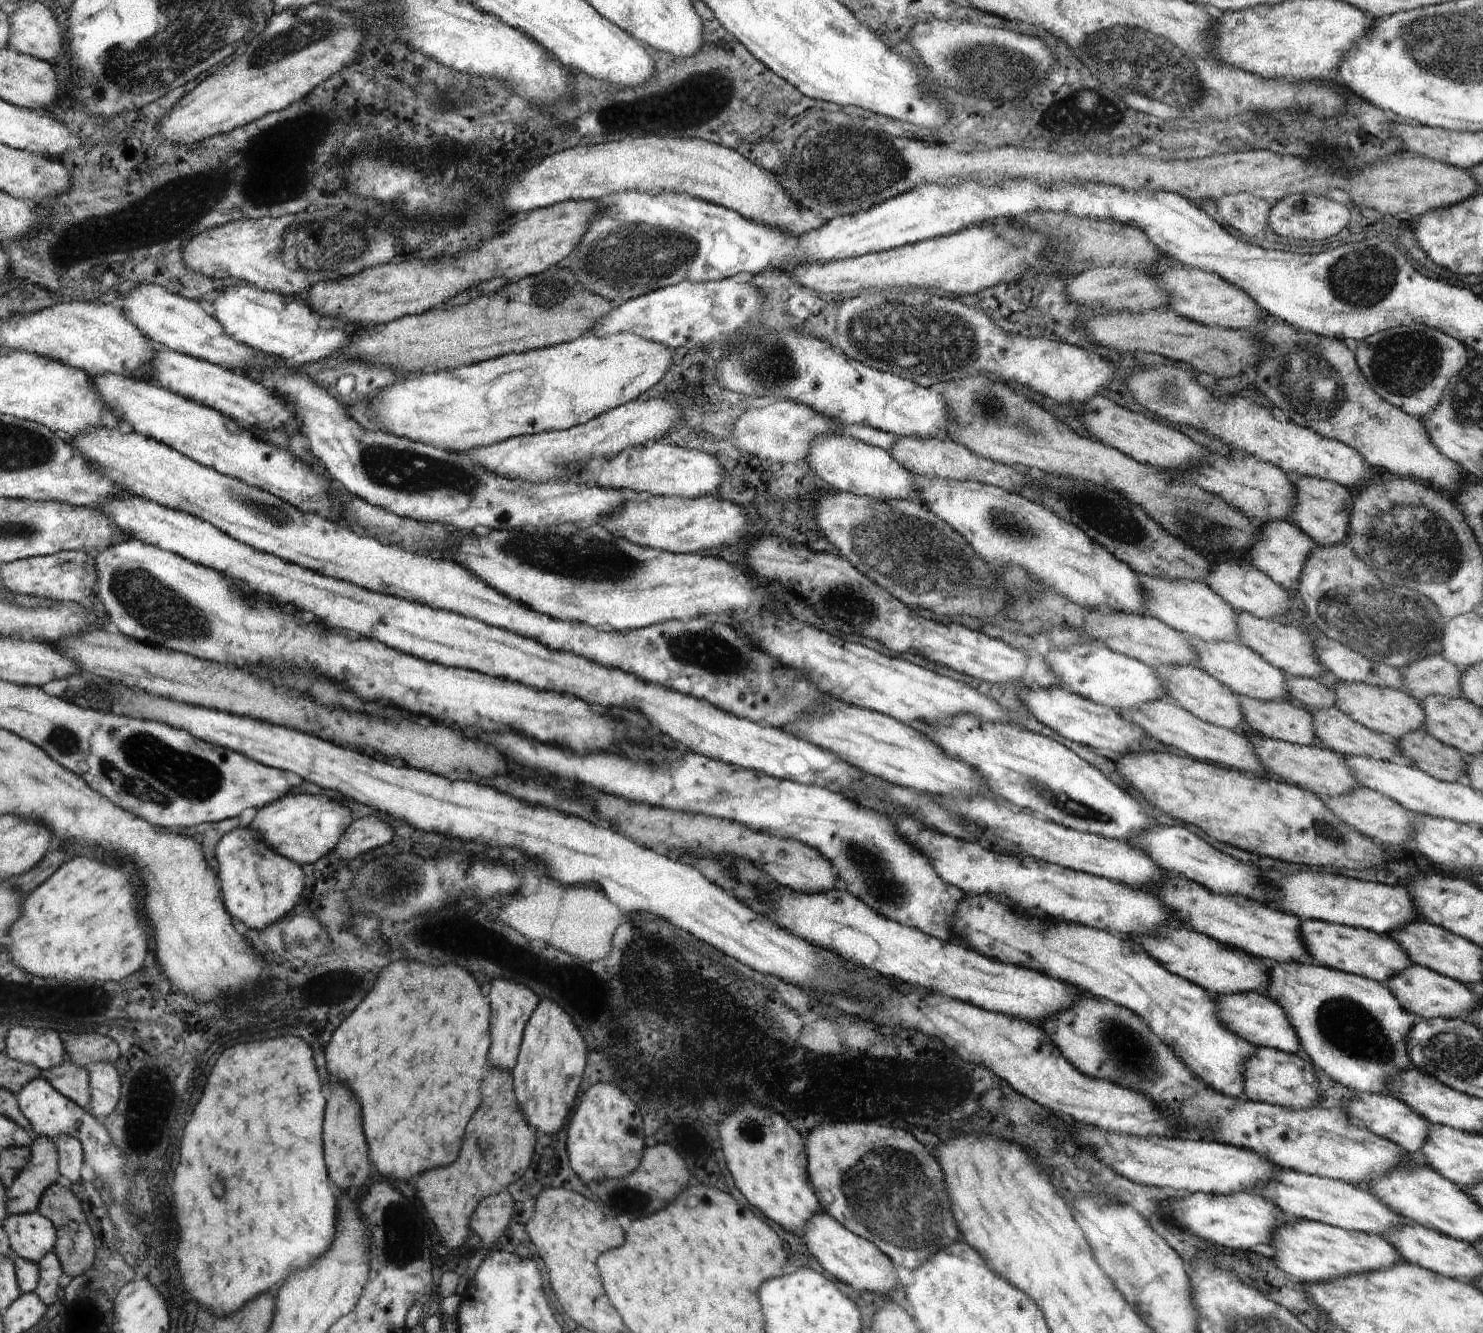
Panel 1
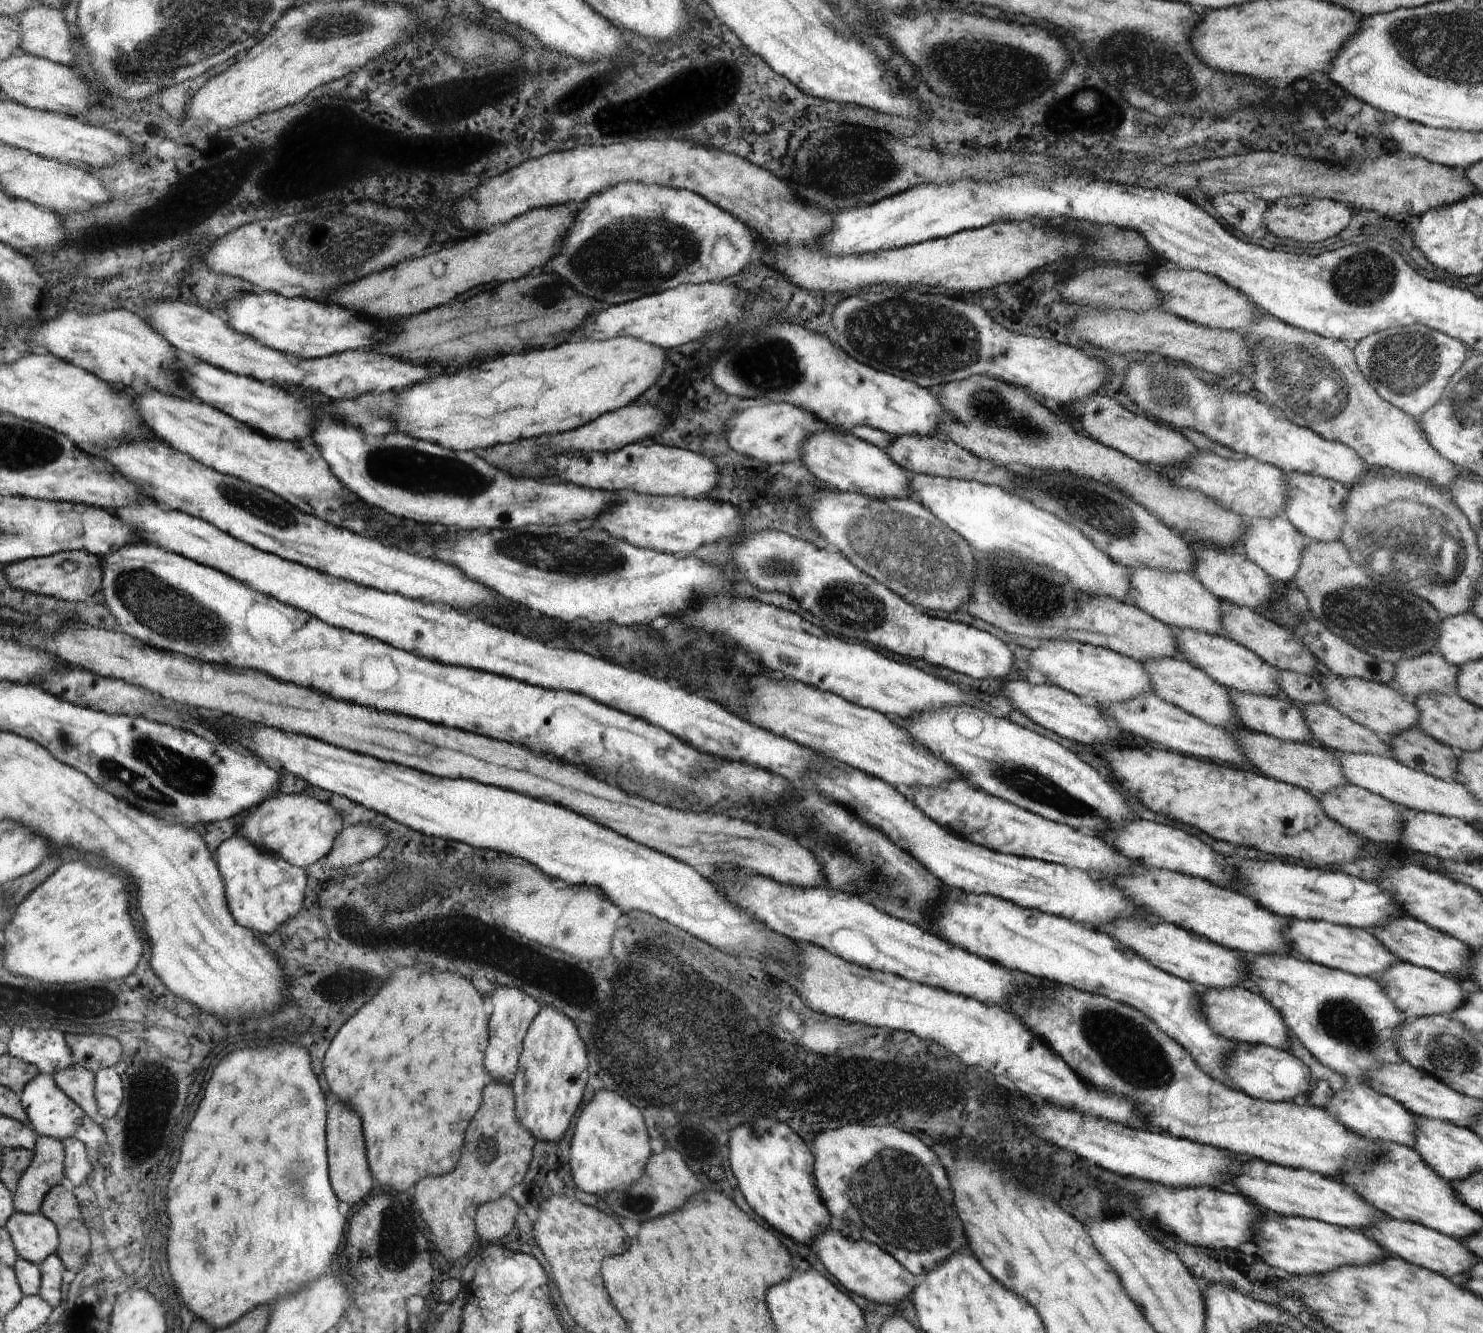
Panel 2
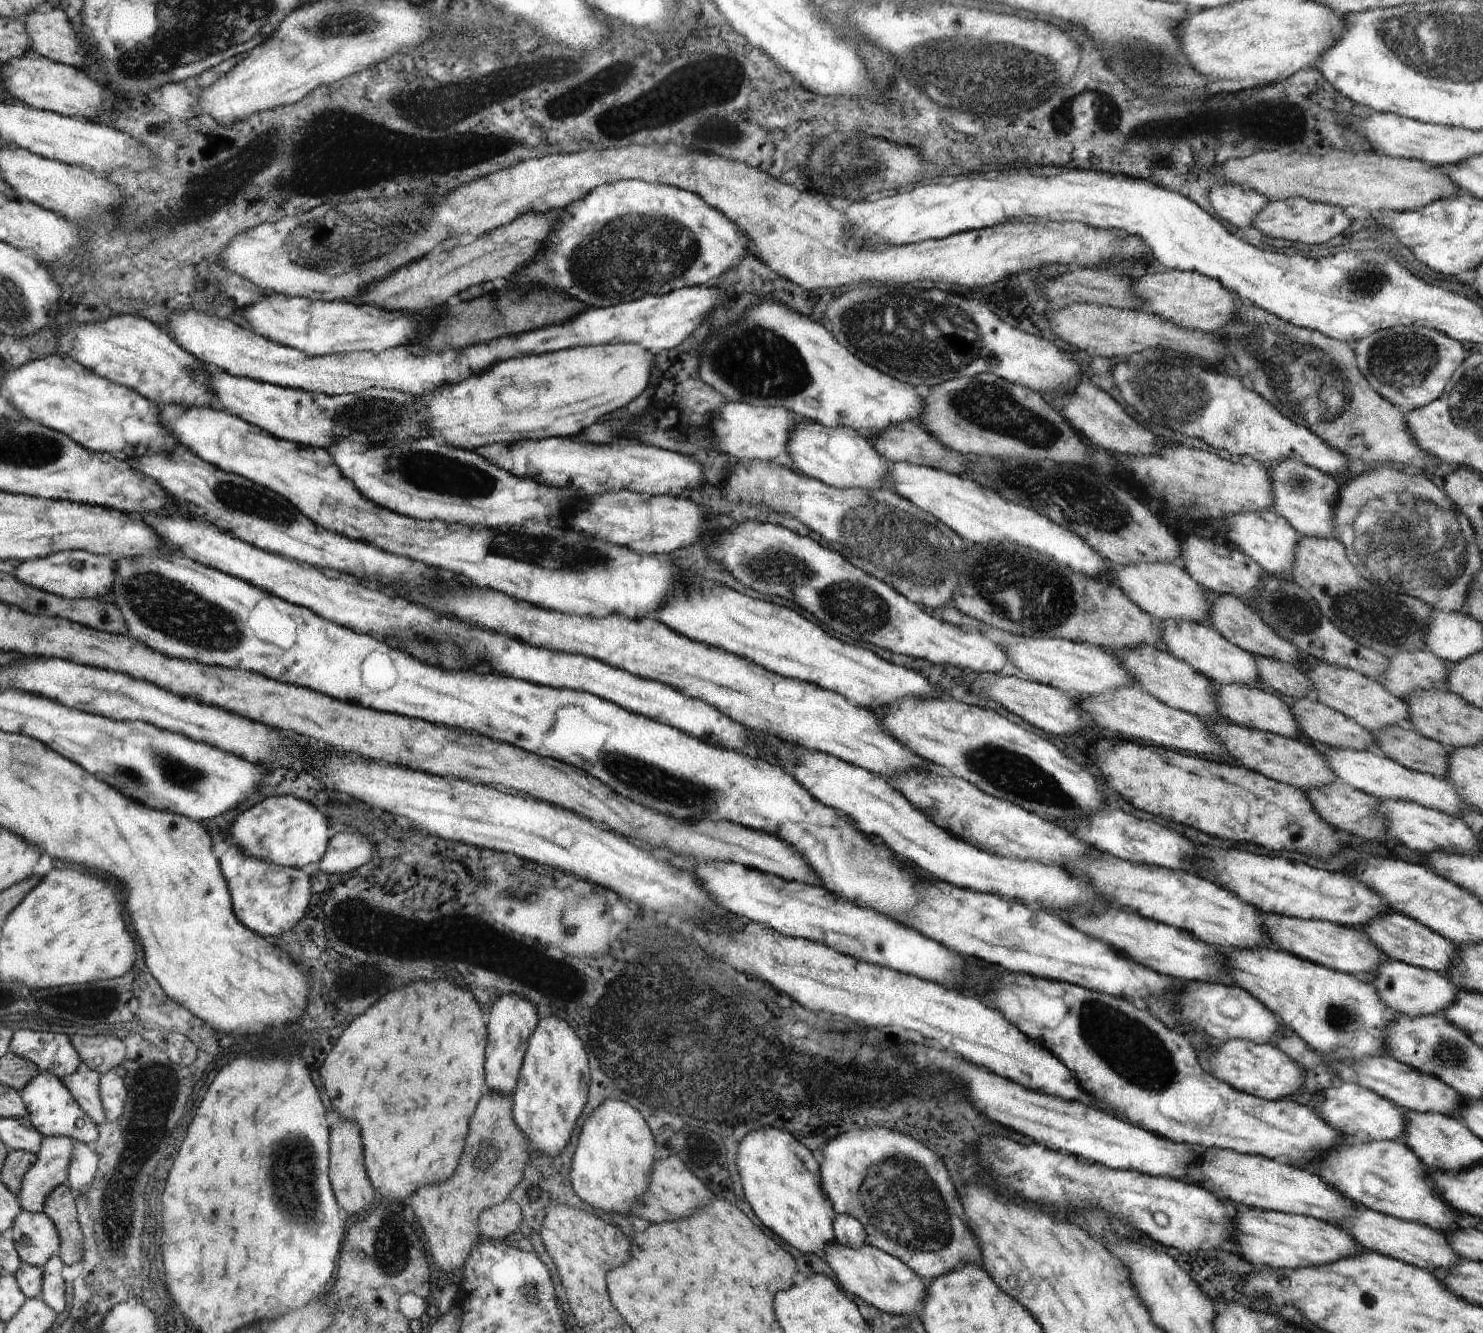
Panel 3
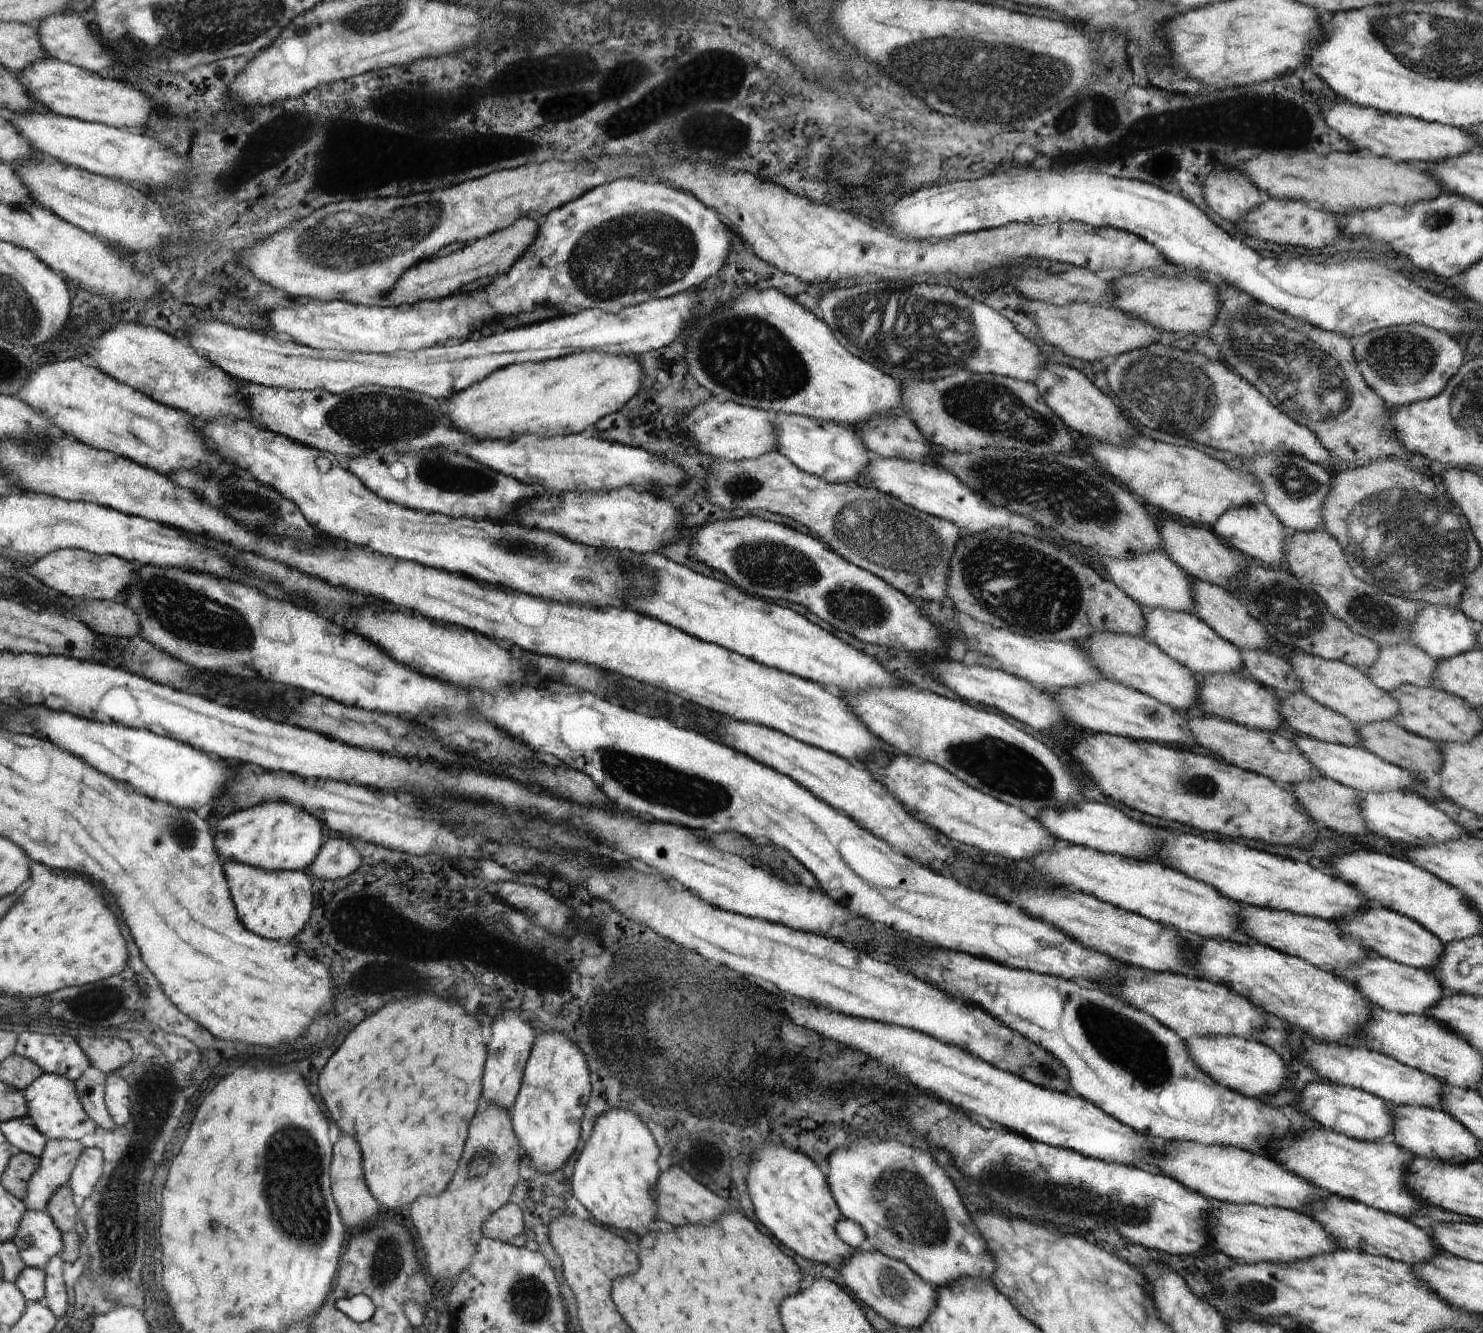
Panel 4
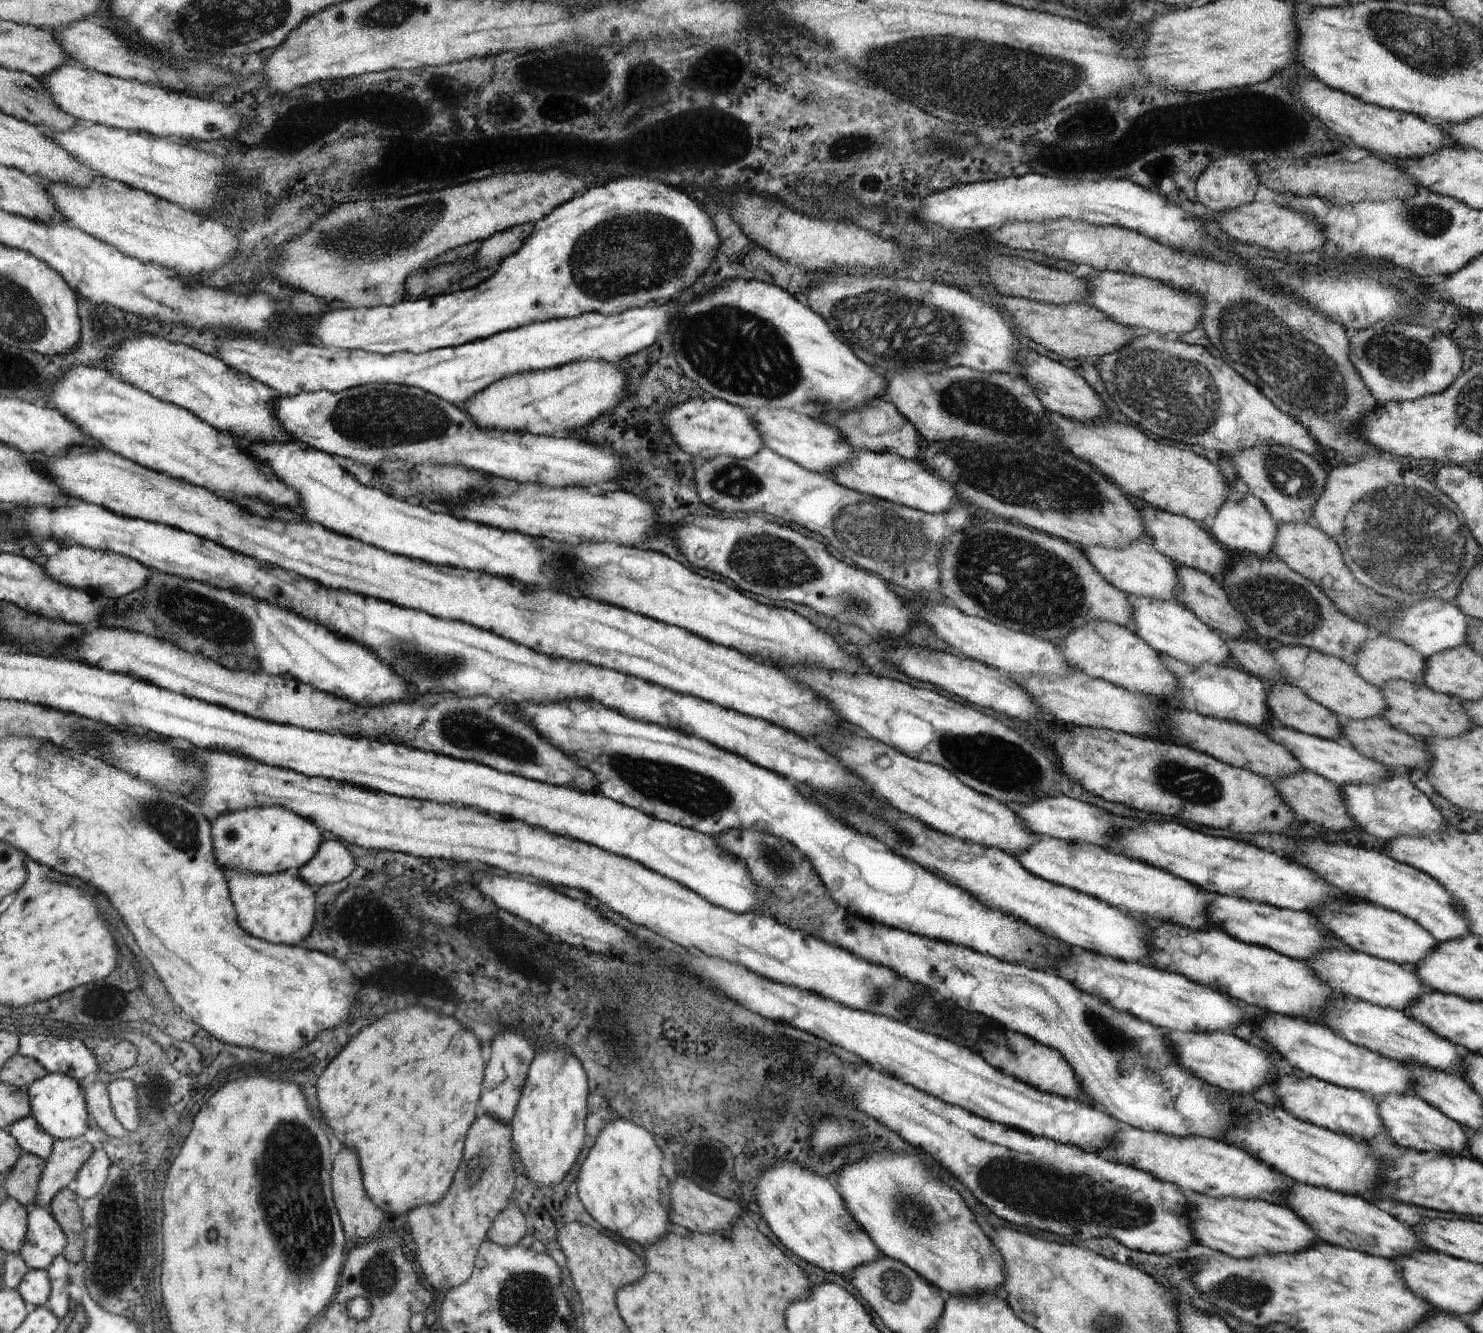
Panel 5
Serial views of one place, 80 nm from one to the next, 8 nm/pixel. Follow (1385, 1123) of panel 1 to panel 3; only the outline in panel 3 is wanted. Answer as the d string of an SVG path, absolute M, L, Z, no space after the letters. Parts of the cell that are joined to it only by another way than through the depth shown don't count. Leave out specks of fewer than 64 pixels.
M1348 1081L1336 1088L1329 1088L1315 1098L1312 1109L1338 1133L1360 1142L1396 1141L1405 1131L1405 1110L1391 1100L1365 1089L1357 1083Z

